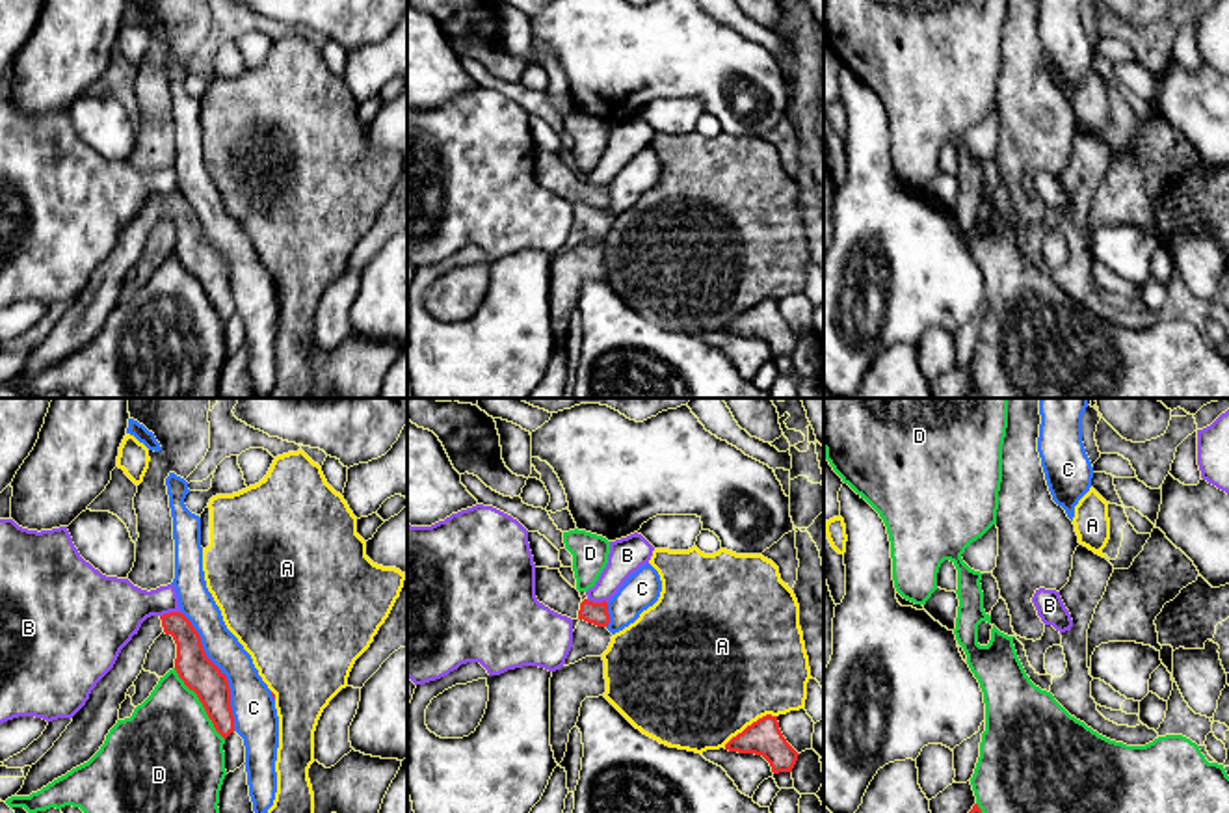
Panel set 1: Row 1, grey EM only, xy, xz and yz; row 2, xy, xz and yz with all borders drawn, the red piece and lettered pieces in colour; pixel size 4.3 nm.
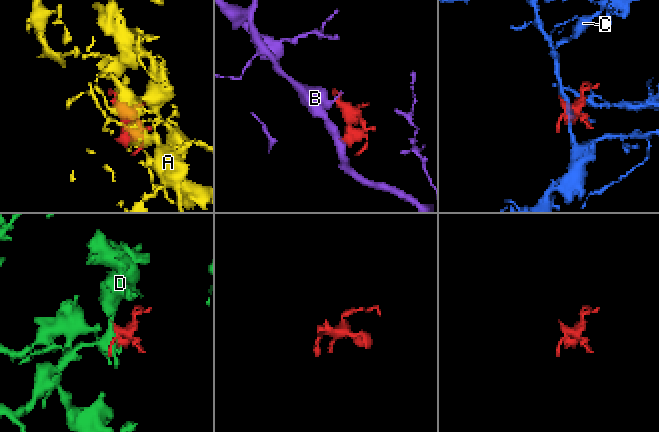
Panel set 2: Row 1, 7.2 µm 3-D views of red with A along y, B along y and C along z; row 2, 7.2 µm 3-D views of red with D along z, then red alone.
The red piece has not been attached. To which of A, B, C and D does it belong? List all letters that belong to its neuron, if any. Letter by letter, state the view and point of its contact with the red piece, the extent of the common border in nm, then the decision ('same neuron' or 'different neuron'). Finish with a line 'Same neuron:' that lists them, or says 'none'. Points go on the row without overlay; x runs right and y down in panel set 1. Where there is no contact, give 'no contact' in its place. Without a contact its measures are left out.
A: contact xz (752, 307); length 280 nm; different neuron
B: contact xz (597, 186); length 100 nm; different neuron
C: contact xy (220, 253); length 550 nm; different neuron
D: contact xy (201, 285); length 380 nm; different neuron
Same neuron: none

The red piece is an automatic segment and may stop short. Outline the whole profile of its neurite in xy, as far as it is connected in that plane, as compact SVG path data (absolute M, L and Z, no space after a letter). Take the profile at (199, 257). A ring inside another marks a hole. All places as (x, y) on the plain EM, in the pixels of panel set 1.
M182 195L151 199L121 233L113 251L97 266L61 320L32 348L22 372L15 380L30 380L41 374L87 346L100 333L106 318L119 303L121 287L141 257L151 229L162 216L173 220L177 227L175 253L184 268L197 277L216 314L223 322L234 316L227 259L206 240L192 205Z

